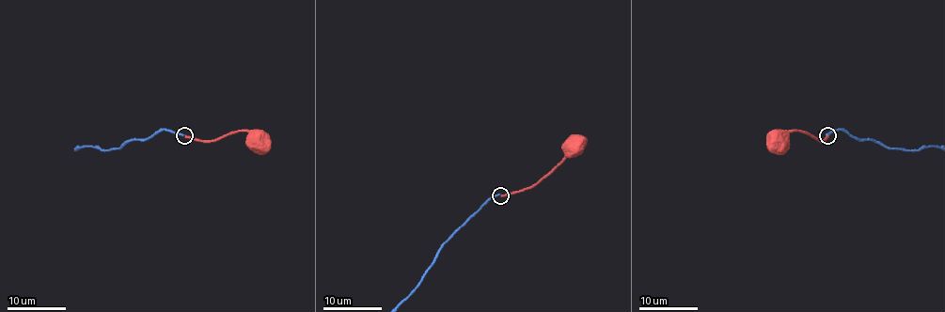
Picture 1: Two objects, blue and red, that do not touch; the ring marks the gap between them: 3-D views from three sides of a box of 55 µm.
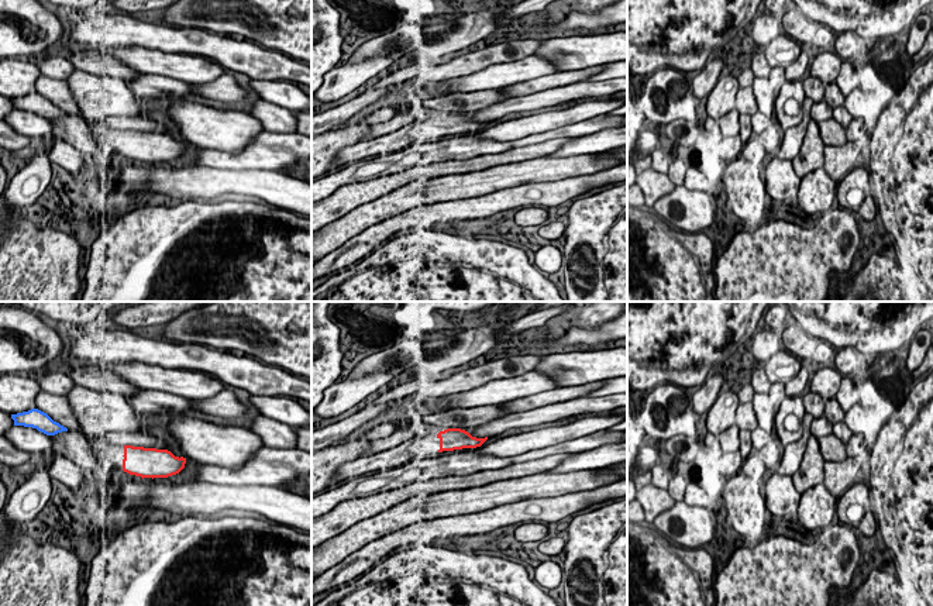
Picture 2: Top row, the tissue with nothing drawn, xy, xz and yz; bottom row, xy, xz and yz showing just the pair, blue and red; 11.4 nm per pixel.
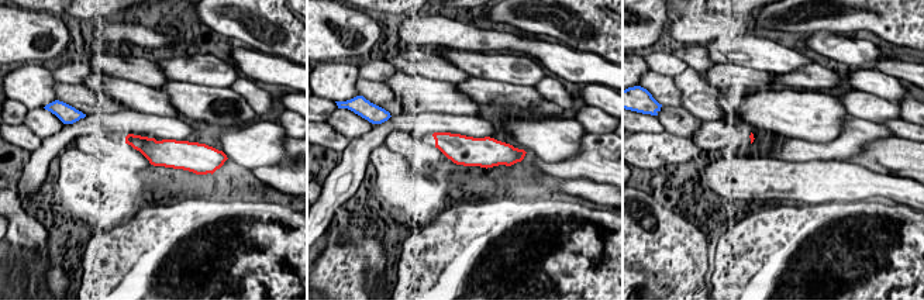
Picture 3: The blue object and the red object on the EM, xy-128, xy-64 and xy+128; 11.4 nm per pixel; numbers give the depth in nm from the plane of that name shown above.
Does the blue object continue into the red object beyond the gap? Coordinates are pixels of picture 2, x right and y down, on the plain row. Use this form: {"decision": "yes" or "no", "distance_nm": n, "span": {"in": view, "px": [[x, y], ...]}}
{"decision": "no", "distance_nm": 700, "span": {"in": "xy", "px": [[66, 114], [124, 130]]}}

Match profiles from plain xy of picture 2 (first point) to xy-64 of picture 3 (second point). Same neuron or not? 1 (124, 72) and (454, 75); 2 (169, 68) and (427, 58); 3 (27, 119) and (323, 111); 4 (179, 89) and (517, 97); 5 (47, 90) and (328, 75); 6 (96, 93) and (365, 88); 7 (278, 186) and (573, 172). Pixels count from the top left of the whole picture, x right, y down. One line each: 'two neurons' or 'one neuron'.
1: one neuron
2: two neurons
3: two neurons
4: one neuron
5: two neurons
6: two neurons
7: two neurons

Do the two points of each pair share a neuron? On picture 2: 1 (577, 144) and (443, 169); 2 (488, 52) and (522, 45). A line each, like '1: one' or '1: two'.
1: two
2: one

